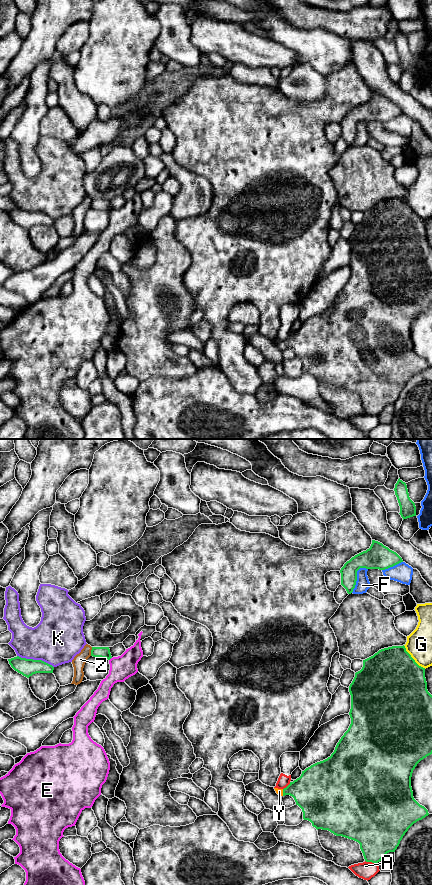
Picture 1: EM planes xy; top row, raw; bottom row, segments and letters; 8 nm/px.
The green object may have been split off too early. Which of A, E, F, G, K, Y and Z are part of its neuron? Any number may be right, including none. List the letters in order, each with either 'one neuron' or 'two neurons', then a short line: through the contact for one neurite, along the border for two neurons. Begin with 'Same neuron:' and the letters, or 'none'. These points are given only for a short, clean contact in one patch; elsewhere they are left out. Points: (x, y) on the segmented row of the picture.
Same neuron: Y
A: two neurons
E: two neurons
F: two neurons
G: two neurons
K: two neurons
Y: one neuron; line xy (314, 791), (283, 792), (279, 791)
Z: two neurons

